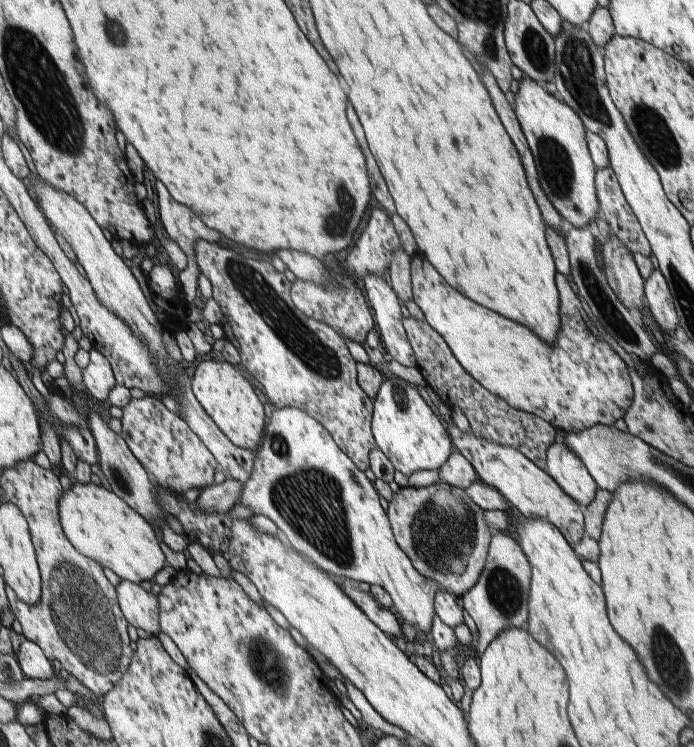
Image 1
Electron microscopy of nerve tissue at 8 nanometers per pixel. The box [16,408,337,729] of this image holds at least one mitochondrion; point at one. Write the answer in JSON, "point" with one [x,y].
{"point":[81,612]}

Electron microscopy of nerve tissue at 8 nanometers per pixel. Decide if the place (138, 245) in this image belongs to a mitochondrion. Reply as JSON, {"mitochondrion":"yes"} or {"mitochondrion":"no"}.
{"mitochondrion":"no"}

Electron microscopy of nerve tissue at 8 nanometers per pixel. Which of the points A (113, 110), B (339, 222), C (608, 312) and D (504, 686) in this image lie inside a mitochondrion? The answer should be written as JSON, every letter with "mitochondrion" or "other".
{"A":"other","B":"mitochondrion","C":"mitochondrion","D":"other"}

